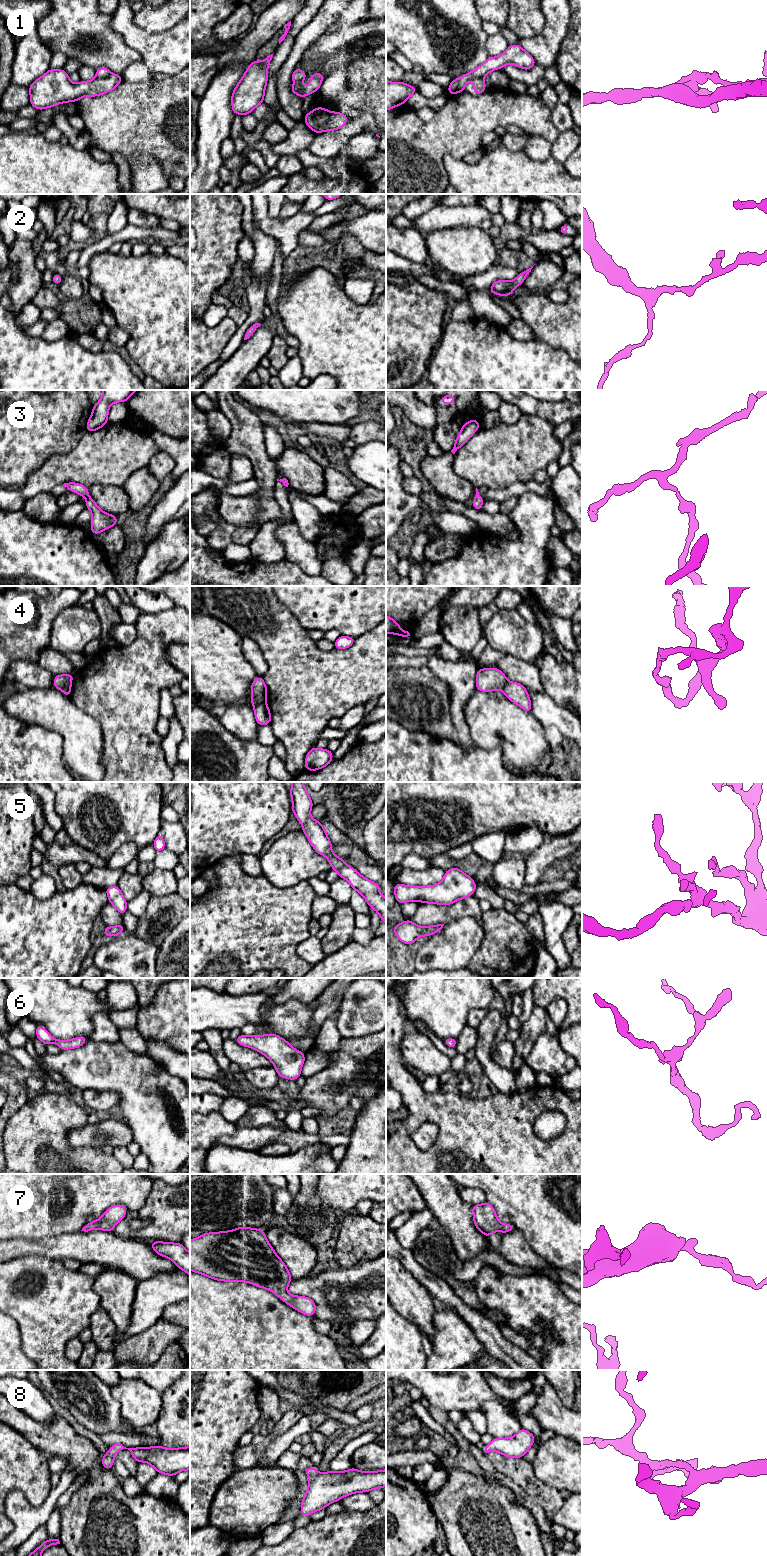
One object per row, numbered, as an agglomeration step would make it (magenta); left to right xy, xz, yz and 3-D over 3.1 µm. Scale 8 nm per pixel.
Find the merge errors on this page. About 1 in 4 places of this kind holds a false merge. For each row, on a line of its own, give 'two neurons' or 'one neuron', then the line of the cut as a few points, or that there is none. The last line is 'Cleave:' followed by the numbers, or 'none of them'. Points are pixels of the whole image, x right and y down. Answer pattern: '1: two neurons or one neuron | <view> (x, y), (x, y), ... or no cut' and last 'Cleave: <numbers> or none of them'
1: two neurons | xy (110, 73), (104, 77), (96, 77)
2: one neuron | no cut
3: one neuron | no cut
4: two neurons | xz (265, 702), (254, 706)
5: one neuron | no cut
6: one neuron | no cut
7: one neuron | no cut
8: one neuron | no cut
Cleave: 1, 4

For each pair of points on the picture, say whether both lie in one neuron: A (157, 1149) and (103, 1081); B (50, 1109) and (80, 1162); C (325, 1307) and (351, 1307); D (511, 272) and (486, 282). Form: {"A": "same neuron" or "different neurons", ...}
{"A": "same neuron", "B": "same neuron", "C": "same neuron", "D": "same neuron"}

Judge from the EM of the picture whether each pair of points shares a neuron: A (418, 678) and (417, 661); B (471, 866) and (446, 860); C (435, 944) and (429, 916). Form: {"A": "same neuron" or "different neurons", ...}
{"A": "different neurons", "B": "same neuron", "C": "different neurons"}

